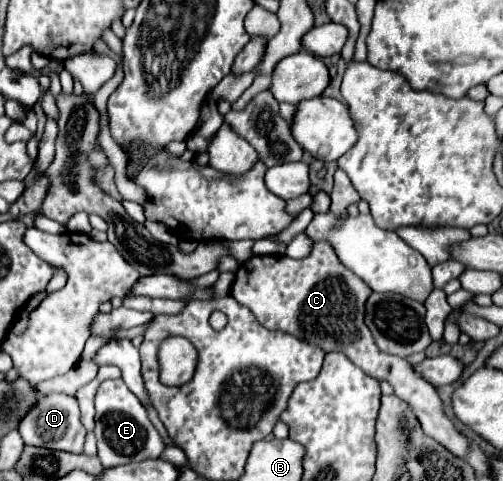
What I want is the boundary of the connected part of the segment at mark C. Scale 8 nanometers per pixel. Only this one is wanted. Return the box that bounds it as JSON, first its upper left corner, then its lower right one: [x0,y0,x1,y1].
[231,243,467,455]

